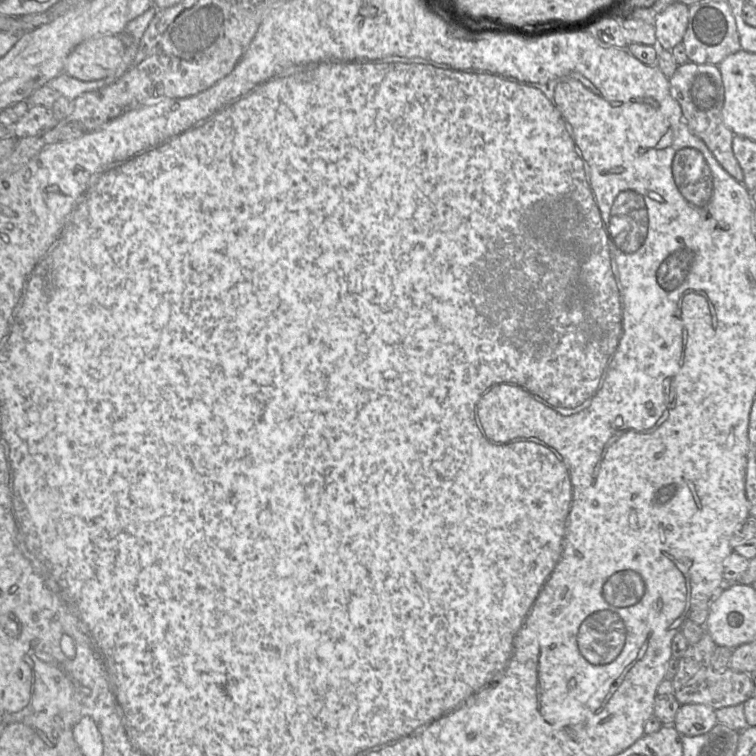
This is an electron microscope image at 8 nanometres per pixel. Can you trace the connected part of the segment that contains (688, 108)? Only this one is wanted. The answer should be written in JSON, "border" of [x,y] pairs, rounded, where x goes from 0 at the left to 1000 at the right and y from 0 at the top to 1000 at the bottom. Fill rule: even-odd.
{"border":[[[909,82],[896,89],[885,110],[886,124],[899,139],[911,173],[931,188],[951,217],[974,239],[983,242],[983,226],[968,197],[971,177],[955,160],[958,114],[950,86]]]}

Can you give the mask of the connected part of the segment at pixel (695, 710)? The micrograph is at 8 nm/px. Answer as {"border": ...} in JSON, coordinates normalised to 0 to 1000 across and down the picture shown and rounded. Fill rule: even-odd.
{"border":[[[931,931],[899,933],[889,958],[902,974],[925,974],[948,958],[946,938]]]}

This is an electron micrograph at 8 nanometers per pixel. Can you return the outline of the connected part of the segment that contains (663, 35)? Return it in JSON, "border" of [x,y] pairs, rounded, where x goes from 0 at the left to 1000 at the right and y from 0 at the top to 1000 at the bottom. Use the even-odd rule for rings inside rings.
{"border":[[[903,4],[885,7],[865,30],[872,66],[888,67],[902,57],[911,26],[911,8]]]}

